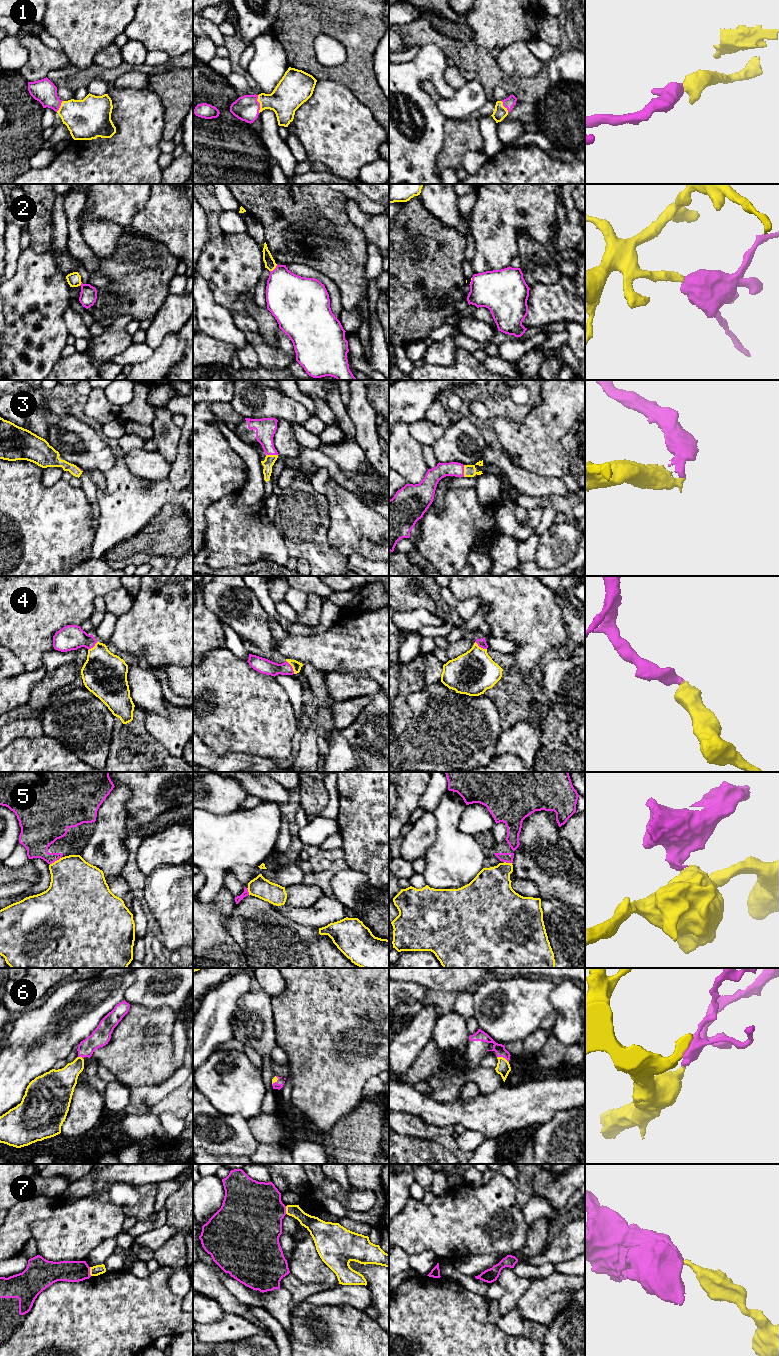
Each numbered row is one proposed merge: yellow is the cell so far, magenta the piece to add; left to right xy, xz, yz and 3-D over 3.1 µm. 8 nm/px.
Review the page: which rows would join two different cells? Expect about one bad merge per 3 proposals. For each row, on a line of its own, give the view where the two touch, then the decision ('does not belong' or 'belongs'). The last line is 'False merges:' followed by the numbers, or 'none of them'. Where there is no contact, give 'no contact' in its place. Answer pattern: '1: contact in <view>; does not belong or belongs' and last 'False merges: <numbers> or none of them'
1: contact in xz; belongs
2: contact in xz; belongs
3: contact in xz; belongs
4: contact in xz; belongs
5: contact in xy; does not belong
6: contact in yz; belongs
7: contact in xy; does not belong
False merges: 5, 7

